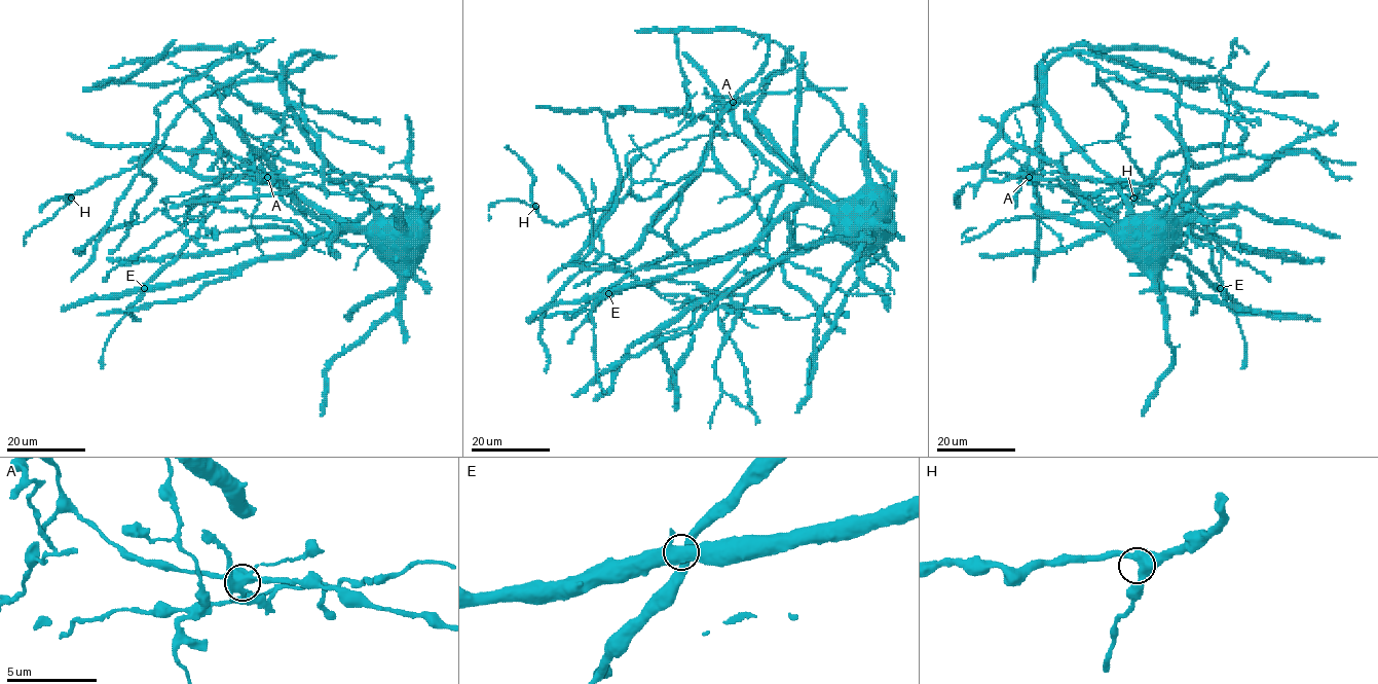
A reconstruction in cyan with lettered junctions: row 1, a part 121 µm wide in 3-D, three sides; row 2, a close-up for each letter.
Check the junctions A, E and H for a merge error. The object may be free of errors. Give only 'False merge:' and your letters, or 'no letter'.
False merge: A

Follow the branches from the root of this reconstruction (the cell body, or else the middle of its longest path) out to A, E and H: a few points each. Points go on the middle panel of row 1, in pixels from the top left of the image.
A: (872, 198), (818, 204), (748, 144), (731, 112), (716, 101), (722, 99), (725, 108), (733, 101)
E: (872, 198), (845, 200), (836, 204), (792, 206), (751, 245), (724, 258), (623, 284), (608, 293)
H: (872, 198), (818, 204), (719, 98), (734, 106), (646, 111), (713, 122), (719, 171), (560, 224), (535, 206)

